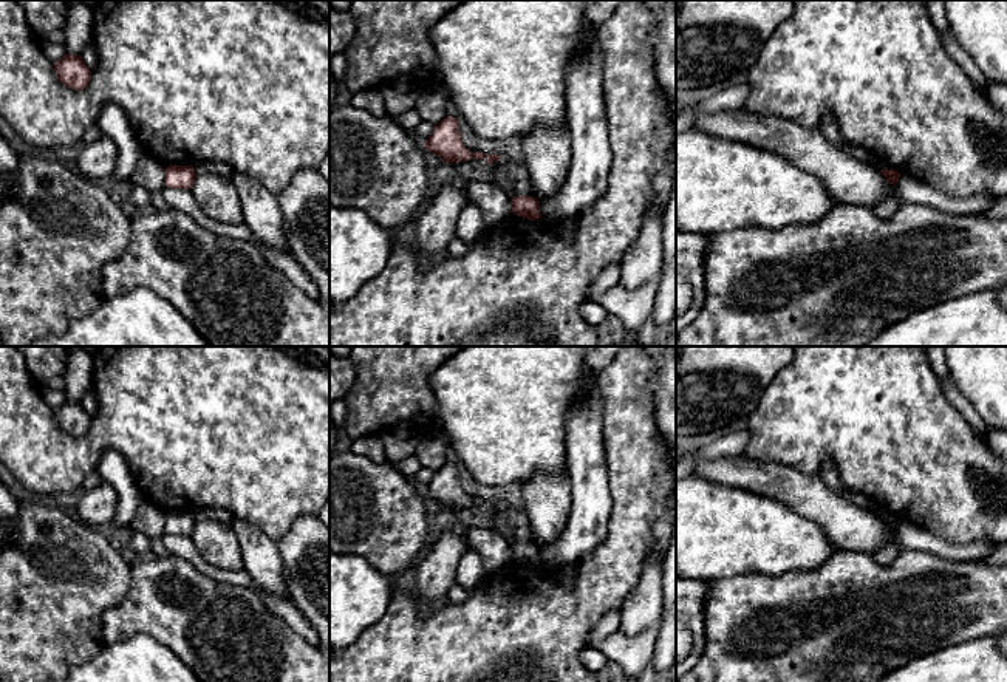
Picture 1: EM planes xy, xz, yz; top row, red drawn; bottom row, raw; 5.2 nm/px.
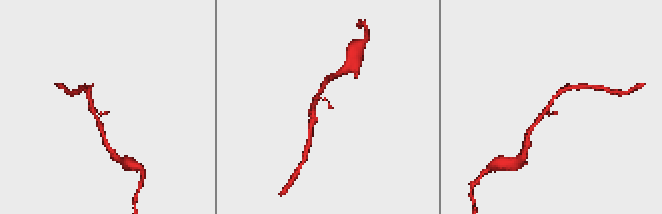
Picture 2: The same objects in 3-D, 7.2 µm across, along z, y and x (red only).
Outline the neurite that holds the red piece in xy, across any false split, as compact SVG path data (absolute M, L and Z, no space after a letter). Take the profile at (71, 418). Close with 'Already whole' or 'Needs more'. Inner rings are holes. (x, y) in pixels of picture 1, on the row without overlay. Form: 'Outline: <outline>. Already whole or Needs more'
Outline: M67 399L54 410L54 418L60 430L76 438L84 436L91 424L91 418L84 410L82 404Z. Already whole

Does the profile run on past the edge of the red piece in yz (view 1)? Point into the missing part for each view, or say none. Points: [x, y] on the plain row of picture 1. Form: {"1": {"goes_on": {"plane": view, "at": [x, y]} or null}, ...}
{"1": {"goes_on": null}}

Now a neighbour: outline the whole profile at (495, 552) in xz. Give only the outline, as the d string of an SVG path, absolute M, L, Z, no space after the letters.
M469 527L467 541L480 554L486 574L500 571L512 560L510 544L489 527Z

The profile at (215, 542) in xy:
M196 521L190 535L200 555L215 568L243 568L241 547L234 530L218 521Z

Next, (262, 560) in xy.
M221 507L193 510L196 521L218 521L227 524L238 538L243 568L254 583L265 592L288 598L283 578L283 560L277 541L269 538L258 526L235 517Z

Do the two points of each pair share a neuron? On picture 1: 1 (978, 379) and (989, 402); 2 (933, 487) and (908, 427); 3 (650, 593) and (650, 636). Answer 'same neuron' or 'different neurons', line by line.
1: same neuron
2: same neuron
3: different neurons

